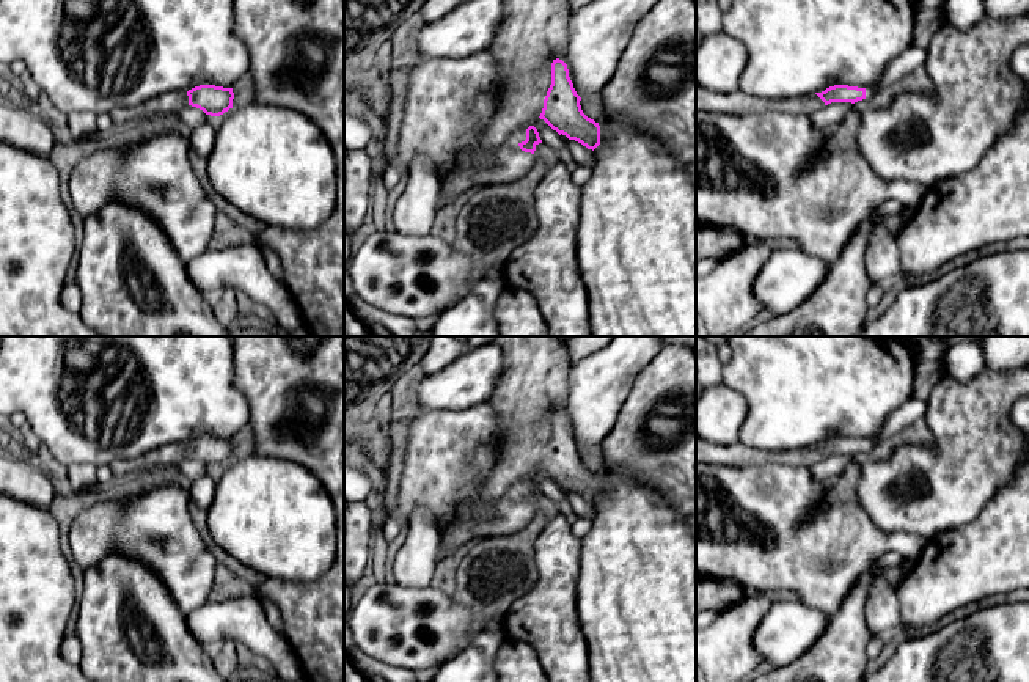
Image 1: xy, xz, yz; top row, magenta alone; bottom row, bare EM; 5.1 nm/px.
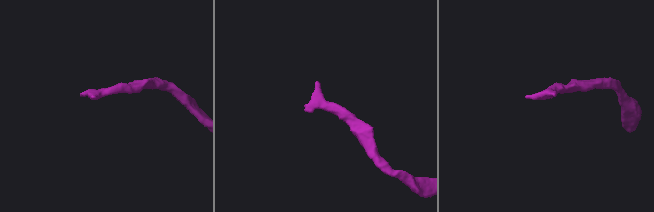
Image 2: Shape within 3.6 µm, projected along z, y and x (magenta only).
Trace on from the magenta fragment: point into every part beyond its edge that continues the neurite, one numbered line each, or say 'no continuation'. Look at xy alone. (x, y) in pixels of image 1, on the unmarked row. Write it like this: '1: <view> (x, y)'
1: xy (172, 454)

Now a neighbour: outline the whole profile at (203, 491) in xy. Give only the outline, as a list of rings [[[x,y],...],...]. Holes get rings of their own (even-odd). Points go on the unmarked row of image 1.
[[[214,470],[204,473],[200,479],[192,482],[190,500],[200,508],[207,511],[215,497],[215,476]]]

